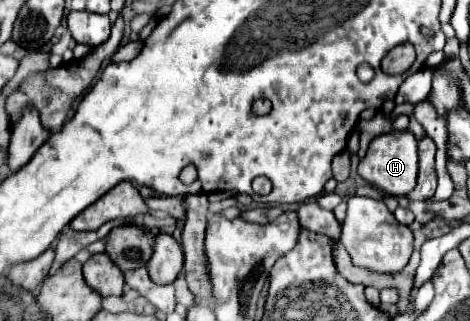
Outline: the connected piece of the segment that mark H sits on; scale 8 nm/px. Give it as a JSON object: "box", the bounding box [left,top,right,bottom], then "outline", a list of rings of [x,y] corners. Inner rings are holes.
{"box":[359,130,419,196],"outline":[[[393,130],[393,132],[387,132],[387,134],[381,134],[381,136],[373,138],[365,158],[359,162],[359,176],[363,180],[367,180],[369,184],[381,188],[385,194],[405,196],[415,188],[417,166],[419,166],[417,162],[419,162],[417,138],[413,136],[413,132]]]}

